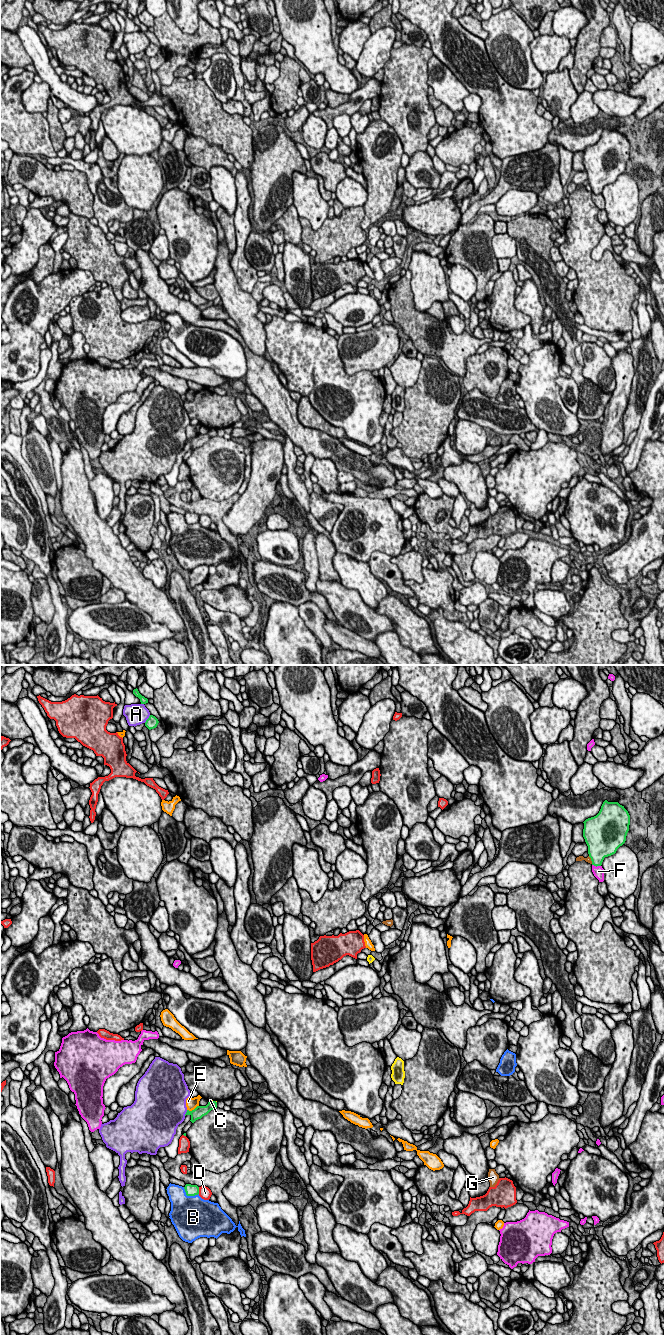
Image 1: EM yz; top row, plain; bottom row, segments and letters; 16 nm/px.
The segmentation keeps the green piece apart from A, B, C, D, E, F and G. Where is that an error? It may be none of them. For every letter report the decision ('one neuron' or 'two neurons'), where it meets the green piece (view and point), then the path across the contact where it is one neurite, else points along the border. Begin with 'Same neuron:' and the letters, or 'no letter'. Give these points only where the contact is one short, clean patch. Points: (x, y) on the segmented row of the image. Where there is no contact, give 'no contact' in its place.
Same neuron: no letter
A: two neurons; contact yz (147, 719)
B: two neurons; contact yz (189, 1195)
C: two neurons; contact yz (210, 1102); border yz (212, 1100), (209, 1102)
D: two neurons; contact yz (198, 1190)
E: two neurons; contact yz (192, 1110)
F: two neurons; contact yz (596, 866)
G: two neurons; contact yz (591, 860)

